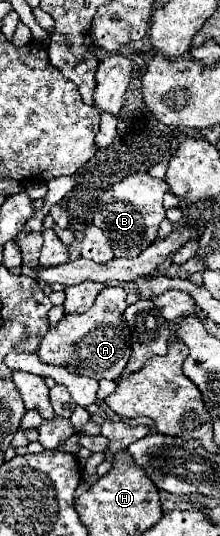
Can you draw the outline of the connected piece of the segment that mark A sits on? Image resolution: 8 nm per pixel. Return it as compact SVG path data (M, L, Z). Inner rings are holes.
M105 286L95 304L83 314L65 314L57 326L51 326L43 336L39 346L39 358L45 364L55 366L75 366L83 376L95 380L117 380L131 358L131 338L129 326L123 318L127 308L125 290L117 286Z

